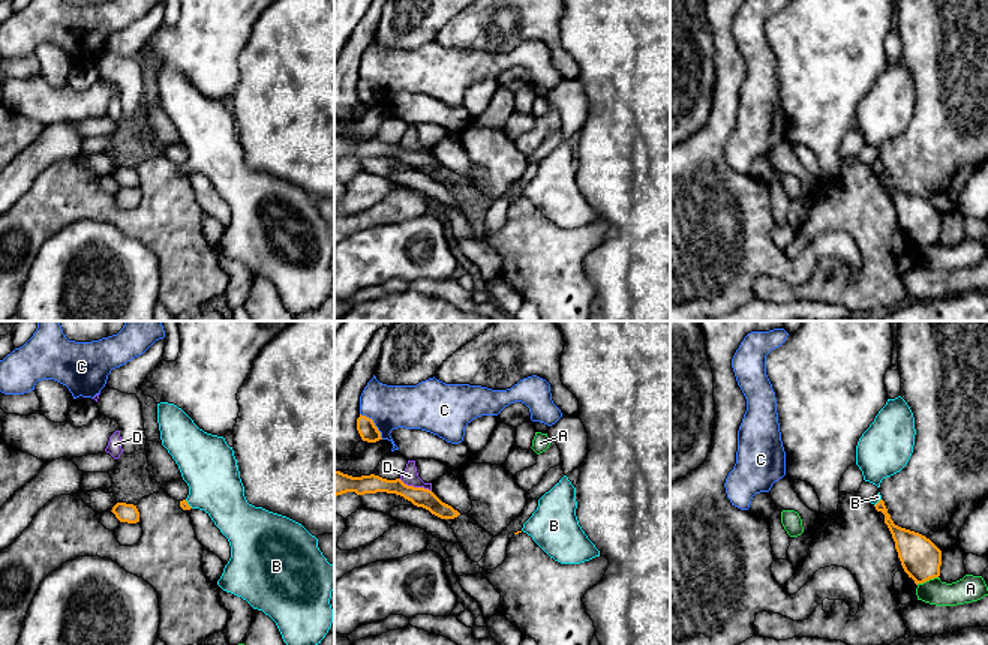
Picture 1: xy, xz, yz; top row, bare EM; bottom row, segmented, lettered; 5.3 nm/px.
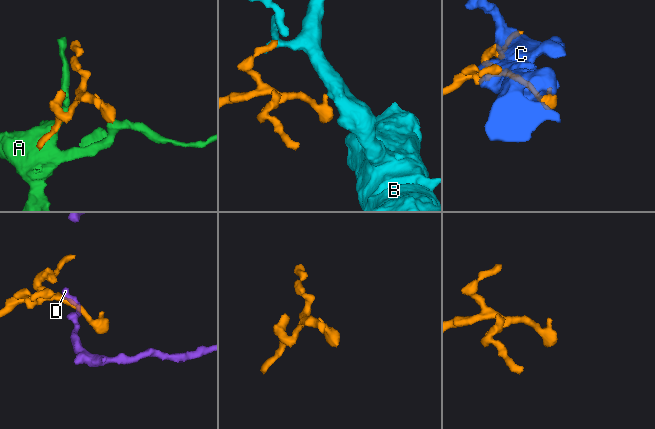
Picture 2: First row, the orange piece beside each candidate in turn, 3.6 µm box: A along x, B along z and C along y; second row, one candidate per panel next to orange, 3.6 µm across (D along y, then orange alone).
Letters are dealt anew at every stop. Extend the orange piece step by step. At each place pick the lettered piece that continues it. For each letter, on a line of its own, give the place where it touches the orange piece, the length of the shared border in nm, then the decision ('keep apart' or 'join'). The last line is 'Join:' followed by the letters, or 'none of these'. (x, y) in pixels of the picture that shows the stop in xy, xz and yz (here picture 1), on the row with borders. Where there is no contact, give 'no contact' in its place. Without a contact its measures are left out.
A: yz (927, 579) | 130 nm | keep apart
B: xy (188, 504) | 60 nm | join
C: xz (374, 423) | 190 nm | keep apart
D: xz (416, 488) | 190 nm | keep apart
Join: B

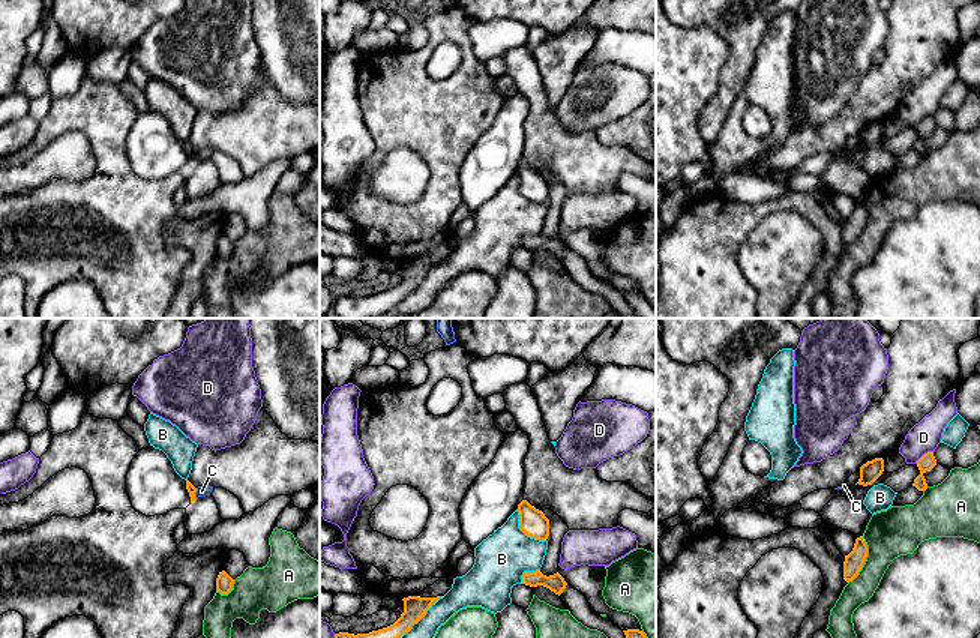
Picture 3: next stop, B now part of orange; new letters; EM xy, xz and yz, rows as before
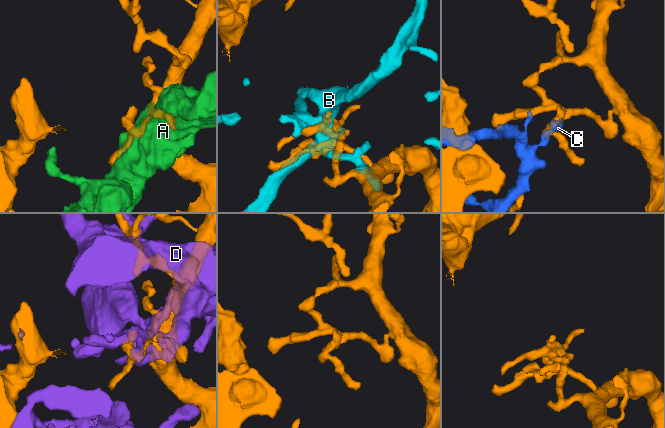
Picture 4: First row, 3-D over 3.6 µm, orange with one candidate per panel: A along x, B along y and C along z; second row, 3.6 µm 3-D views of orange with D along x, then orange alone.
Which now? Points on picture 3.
A: yz (865, 560) | 260 nm | keep apart
B: xz (420, 617) | 340 nm | keep apart
C: xy (195, 491) | 60 nm | keep apart
D: yz (923, 455) | 120 nm | keep apart
Join: none of these

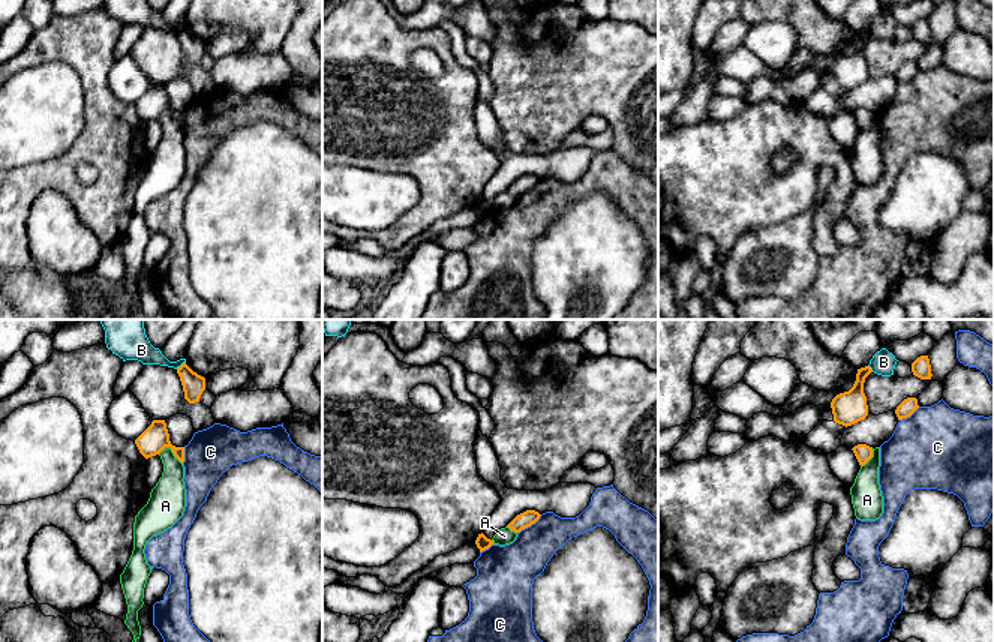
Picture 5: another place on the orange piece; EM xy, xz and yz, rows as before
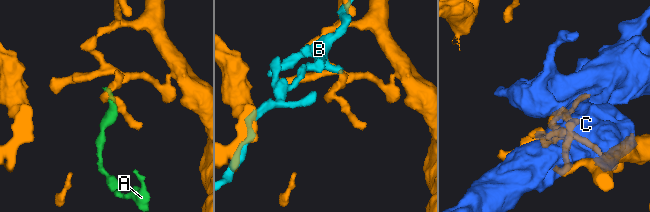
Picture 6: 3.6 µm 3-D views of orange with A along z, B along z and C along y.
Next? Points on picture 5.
A: xy (171, 449) | 150 nm | keep apart
B: xy (182, 365) | 70 nm | keep apart
C: xz (529, 525) | 170 nm | keep apart
Join: none of these

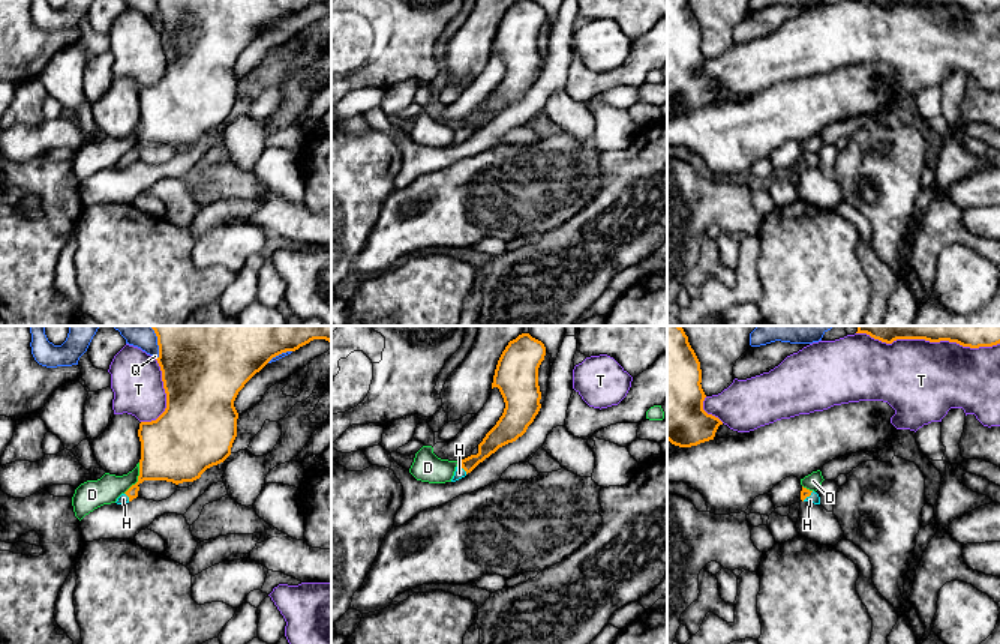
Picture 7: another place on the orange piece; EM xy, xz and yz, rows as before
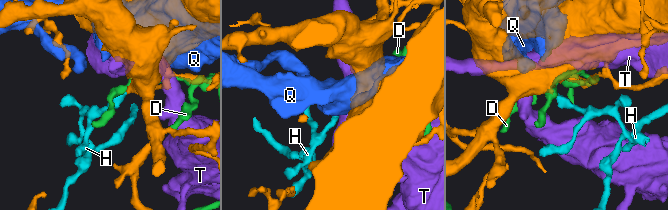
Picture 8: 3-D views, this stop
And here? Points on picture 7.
D: xy (138, 479) | 190 nm | keep apart
H: xz (462, 467) | 80 nm | join
Q: xy (158, 343) | 190 nm | keep apart
T: xy (167, 397) | 360 nm | keep apart
Join: H

